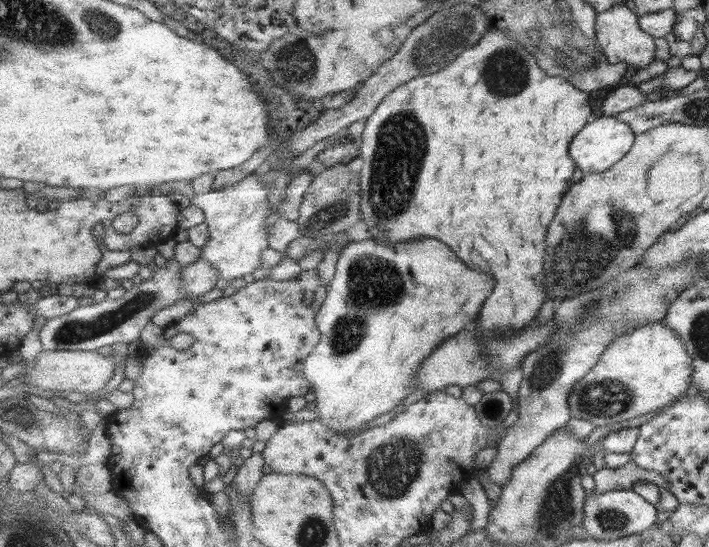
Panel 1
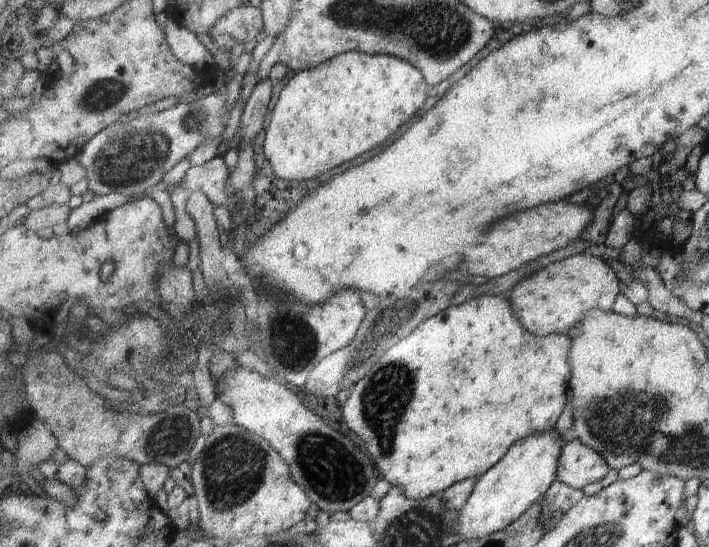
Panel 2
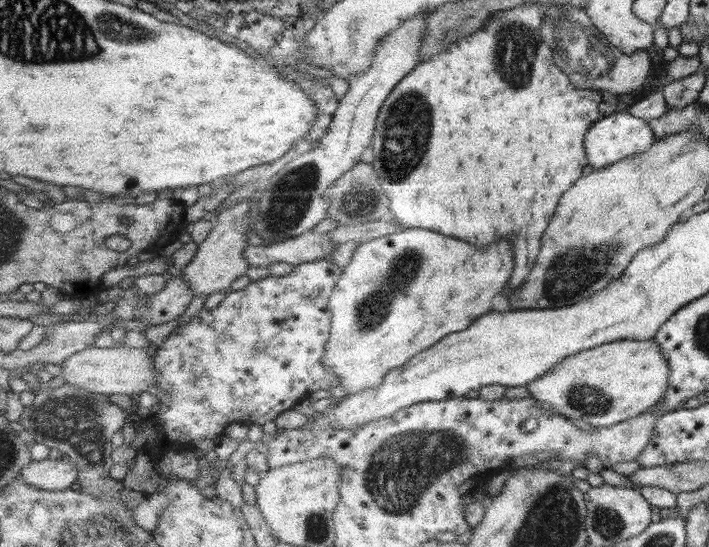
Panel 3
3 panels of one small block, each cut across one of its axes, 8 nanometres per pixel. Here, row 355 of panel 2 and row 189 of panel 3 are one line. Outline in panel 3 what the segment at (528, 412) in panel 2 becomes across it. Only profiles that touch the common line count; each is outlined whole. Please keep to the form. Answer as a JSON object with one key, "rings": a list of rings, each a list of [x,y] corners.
{"rings":[[[521,5],[509,10],[499,10],[485,21],[485,25],[481,26],[479,31],[451,44],[446,52],[429,57],[427,61],[417,65],[385,100],[377,120],[377,130],[373,136],[372,149],[374,154],[377,152],[379,156],[377,156],[377,164],[372,162],[372,165],[379,173],[381,185],[391,199],[393,218],[397,219],[399,223],[403,223],[403,228],[441,230],[441,234],[453,234],[455,238],[459,238],[459,234],[461,234],[461,238],[469,238],[465,242],[473,242],[475,246],[487,246],[487,244],[495,242],[495,238],[503,238],[503,236],[517,238],[517,240],[513,240],[515,250],[517,250],[517,274],[513,274],[513,278],[511,278],[513,282],[507,288],[506,295],[514,292],[511,288],[521,286],[525,282],[525,278],[531,274],[531,270],[537,262],[537,256],[541,252],[541,238],[555,216],[561,197],[582,177],[583,168],[589,164],[587,149],[585,149],[585,136],[595,122],[599,122],[619,110],[619,98],[616,94],[608,90],[577,87],[569,75],[557,66],[556,55],[551,46],[540,36],[541,26],[545,22],[543,18],[545,18],[543,5]]]}

